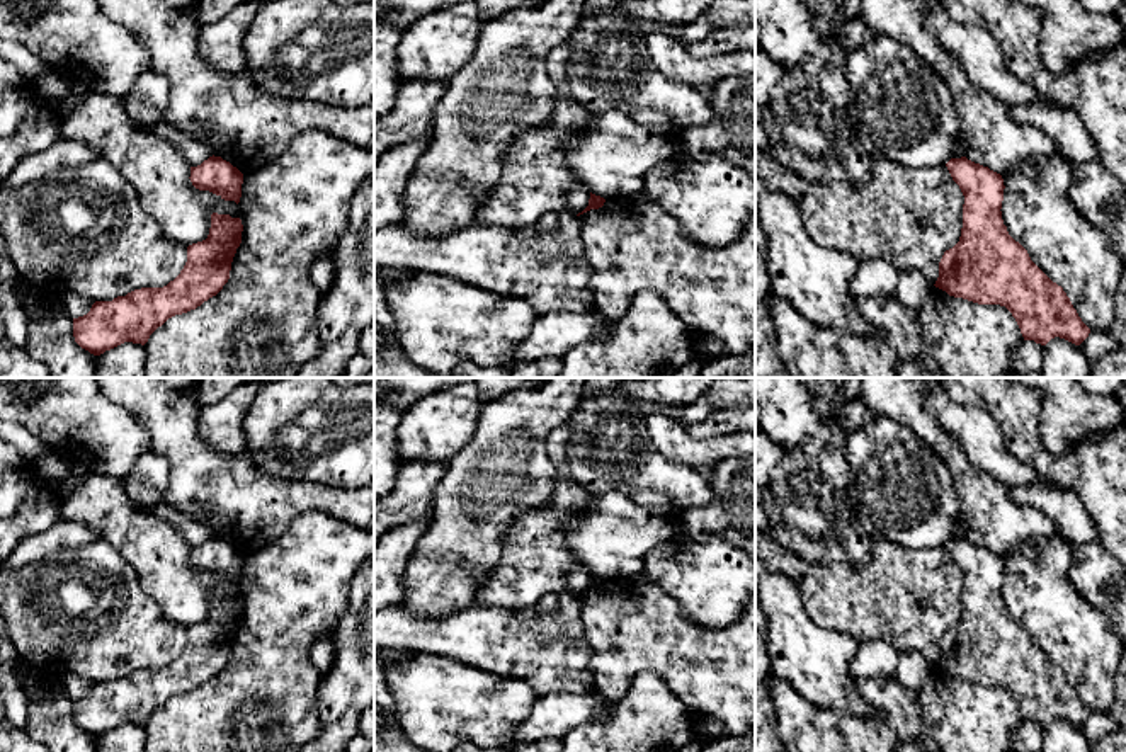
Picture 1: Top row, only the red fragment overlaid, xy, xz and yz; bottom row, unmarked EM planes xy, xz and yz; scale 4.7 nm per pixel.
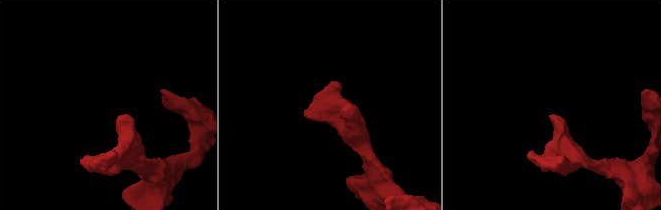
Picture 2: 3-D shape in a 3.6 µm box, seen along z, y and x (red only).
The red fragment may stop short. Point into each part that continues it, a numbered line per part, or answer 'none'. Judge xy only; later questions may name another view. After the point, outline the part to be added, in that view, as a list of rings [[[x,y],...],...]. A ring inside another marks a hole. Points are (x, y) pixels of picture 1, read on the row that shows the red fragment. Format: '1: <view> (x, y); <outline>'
none

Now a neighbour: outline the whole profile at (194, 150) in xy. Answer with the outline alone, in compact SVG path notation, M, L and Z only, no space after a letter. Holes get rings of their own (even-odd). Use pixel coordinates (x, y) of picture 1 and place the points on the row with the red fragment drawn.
M160 121L148 129L156 136L163 138L165 141L168 141L170 145L173 145L191 163L191 167L197 167L204 160L213 157L213 151L208 145L204 145L194 134L187 134L165 121Z

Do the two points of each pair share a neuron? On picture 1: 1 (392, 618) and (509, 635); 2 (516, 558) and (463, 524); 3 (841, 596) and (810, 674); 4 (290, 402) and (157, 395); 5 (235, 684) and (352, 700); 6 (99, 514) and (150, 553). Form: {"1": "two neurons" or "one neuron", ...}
{"1": "one neuron", "2": "two neurons", "3": "two neurons", "4": "two neurons", "5": "two neurons", "6": "one neuron"}

